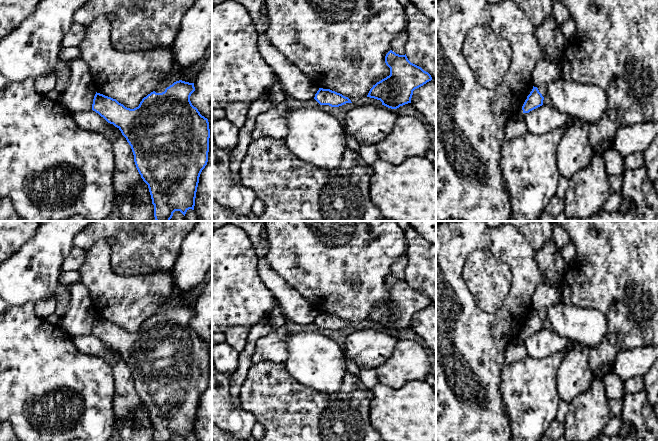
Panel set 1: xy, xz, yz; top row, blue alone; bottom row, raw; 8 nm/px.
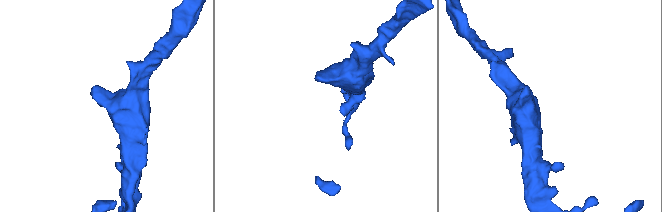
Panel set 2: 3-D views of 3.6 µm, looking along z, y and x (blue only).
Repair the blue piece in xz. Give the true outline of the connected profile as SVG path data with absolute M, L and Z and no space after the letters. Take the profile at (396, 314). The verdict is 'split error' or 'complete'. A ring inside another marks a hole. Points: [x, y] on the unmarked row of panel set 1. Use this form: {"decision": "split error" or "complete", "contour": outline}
{"decision": "complete", "contour": "M390 274L385 280L385 287L390 292L390 299L373 309L367 321L380 324L382 329L388 332L397 333L411 327L413 315L432 304L431 299L421 291L411 287L406 278L399 279Z"}

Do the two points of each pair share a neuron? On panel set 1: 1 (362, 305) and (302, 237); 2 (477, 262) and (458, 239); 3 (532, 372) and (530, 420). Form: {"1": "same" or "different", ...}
{"1": "same", "2": "different", "3": "same"}

